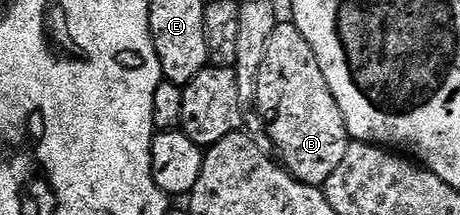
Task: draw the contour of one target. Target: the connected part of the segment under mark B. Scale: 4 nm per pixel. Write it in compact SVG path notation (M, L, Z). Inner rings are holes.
M280 22L272 30L268 54L264 54L258 75L256 111L268 138L272 138L282 167L301 184L325 186L352 141L344 114L340 114L340 106L336 106L336 98L332 98L332 90L324 82L312 46L308 46L304 34L292 22Z

